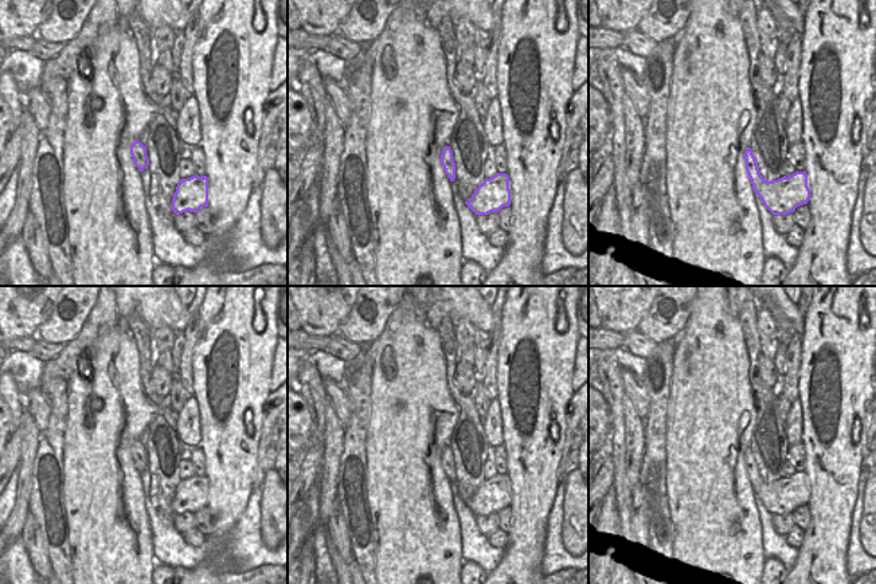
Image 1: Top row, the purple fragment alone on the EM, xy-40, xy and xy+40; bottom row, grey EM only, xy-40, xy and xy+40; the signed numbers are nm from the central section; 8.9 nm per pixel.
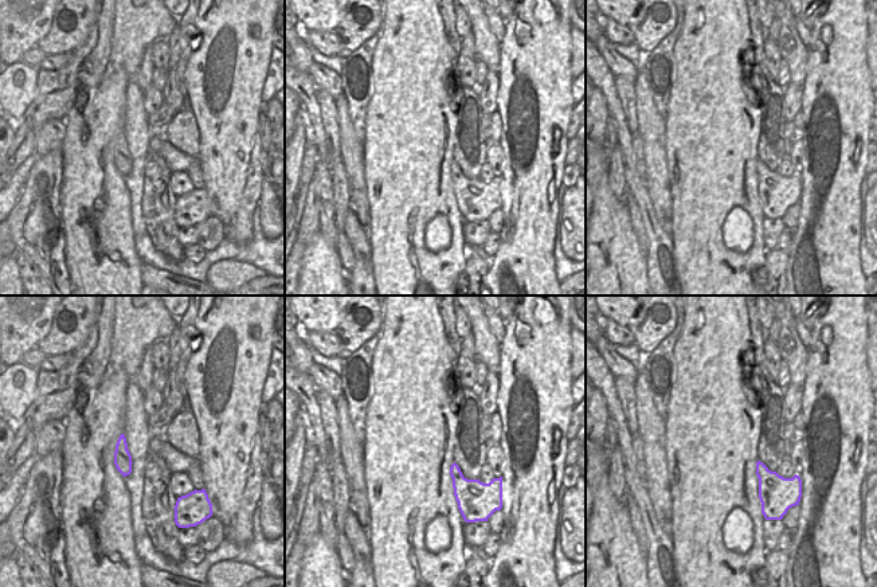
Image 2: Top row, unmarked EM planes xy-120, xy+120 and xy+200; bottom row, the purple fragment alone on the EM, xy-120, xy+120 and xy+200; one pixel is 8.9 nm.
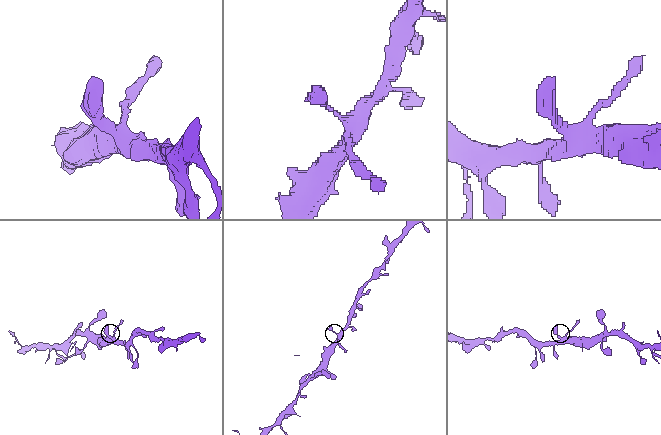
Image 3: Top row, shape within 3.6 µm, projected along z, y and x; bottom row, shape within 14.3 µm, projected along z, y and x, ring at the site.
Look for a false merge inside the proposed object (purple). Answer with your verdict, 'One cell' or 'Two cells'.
One cell

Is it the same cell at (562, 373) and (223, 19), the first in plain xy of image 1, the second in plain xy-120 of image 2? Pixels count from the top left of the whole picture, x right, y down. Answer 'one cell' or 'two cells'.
one cell

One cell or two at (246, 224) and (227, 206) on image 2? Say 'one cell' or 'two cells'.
two cells

